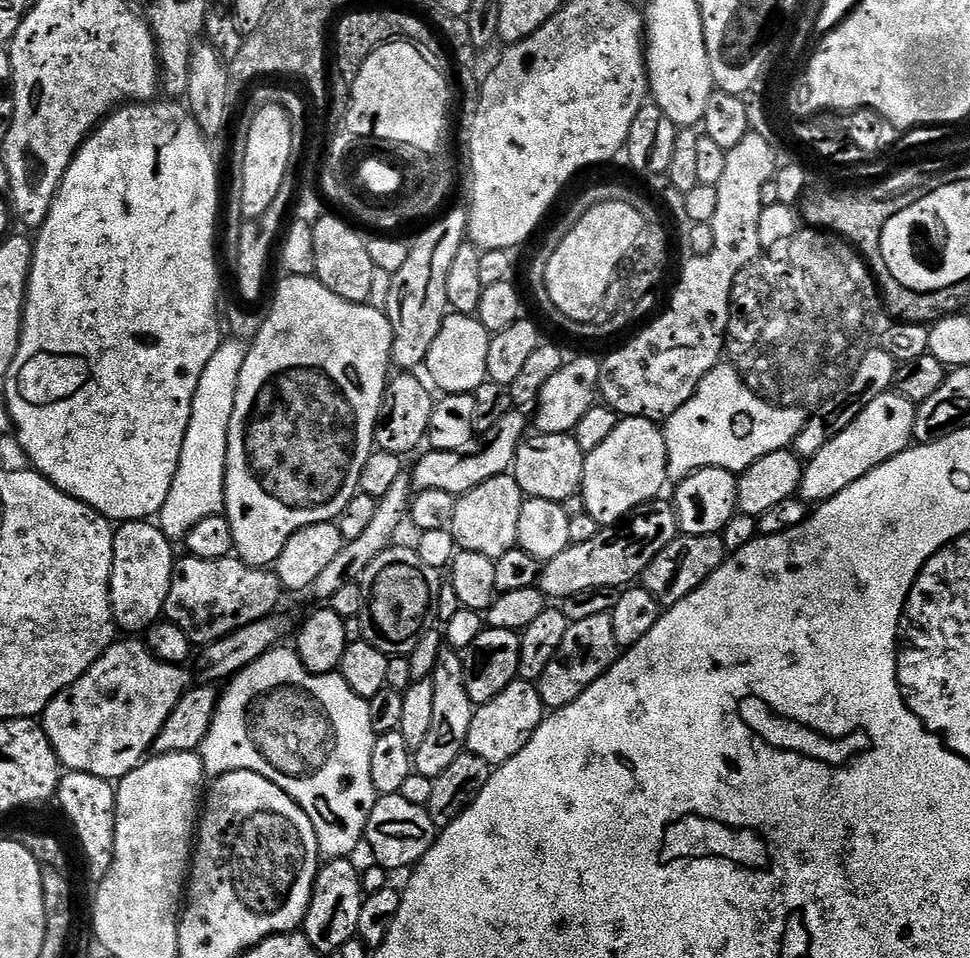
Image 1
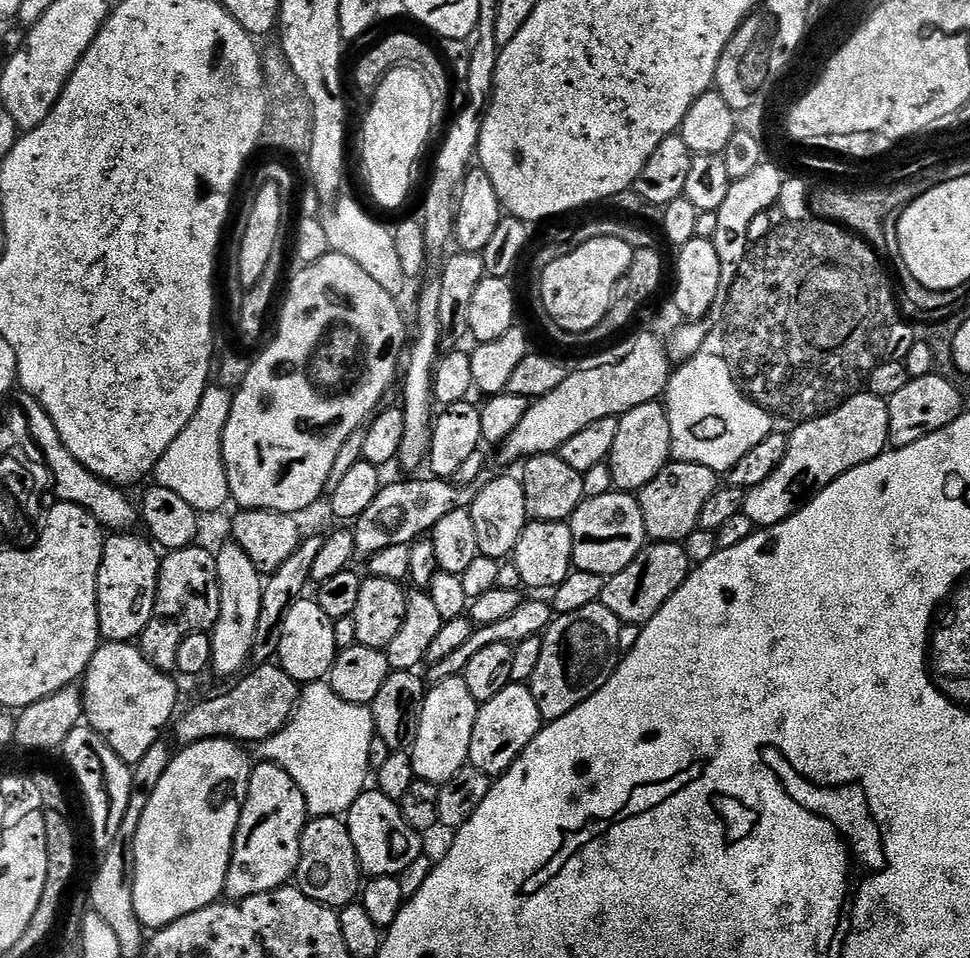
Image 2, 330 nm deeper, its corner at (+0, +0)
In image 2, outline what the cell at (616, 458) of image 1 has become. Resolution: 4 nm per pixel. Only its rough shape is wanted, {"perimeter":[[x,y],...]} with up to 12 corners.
{"perimeter":[[668,409],[619,417],[611,483],[636,494],[672,456]]}

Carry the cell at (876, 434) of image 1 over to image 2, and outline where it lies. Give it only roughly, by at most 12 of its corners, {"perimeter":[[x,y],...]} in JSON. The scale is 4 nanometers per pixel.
{"perimeter":[[864,390],[797,423],[782,466],[747,489],[772,528],[889,447],[888,402]]}

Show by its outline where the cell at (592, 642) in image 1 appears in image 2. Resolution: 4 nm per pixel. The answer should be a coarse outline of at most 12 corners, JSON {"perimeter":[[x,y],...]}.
{"perimeter":[[605,604],[557,615],[530,687],[541,721],[570,714],[622,659]]}

